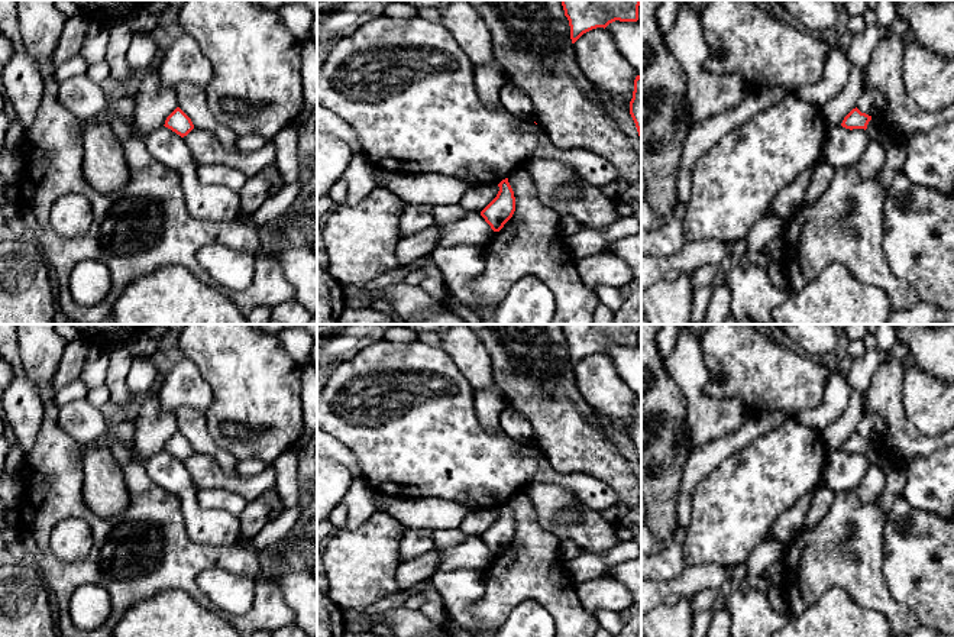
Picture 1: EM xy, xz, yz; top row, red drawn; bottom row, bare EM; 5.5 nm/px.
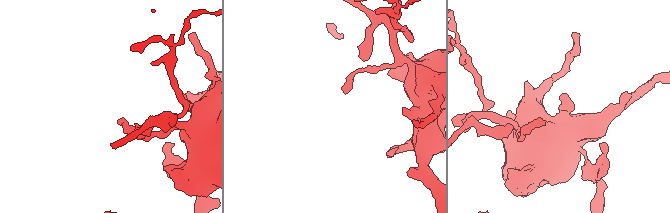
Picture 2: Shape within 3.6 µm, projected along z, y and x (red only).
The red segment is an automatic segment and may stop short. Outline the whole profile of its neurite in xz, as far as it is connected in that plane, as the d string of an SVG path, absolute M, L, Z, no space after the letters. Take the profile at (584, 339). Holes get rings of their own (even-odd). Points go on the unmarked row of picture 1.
M560 324L575 368L583 358L609 347L637 346L641 324Z

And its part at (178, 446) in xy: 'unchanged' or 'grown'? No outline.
unchanged

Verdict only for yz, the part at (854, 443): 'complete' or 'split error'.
complete

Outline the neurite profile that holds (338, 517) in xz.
M343 504L337 505L327 518L333 527L337 530L345 530L346 520L347 520L347 511Z

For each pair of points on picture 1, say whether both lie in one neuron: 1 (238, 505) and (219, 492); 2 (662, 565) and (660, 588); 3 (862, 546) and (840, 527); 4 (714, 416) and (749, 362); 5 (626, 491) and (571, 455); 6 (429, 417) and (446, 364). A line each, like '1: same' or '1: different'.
1: same
2: different
3: same
4: different
5: same
6: same

